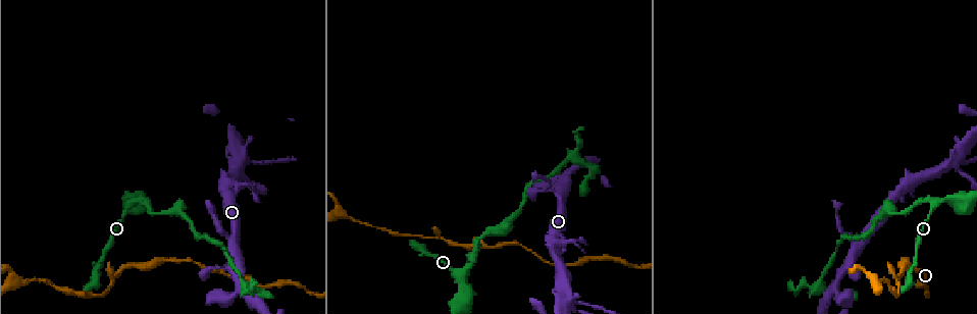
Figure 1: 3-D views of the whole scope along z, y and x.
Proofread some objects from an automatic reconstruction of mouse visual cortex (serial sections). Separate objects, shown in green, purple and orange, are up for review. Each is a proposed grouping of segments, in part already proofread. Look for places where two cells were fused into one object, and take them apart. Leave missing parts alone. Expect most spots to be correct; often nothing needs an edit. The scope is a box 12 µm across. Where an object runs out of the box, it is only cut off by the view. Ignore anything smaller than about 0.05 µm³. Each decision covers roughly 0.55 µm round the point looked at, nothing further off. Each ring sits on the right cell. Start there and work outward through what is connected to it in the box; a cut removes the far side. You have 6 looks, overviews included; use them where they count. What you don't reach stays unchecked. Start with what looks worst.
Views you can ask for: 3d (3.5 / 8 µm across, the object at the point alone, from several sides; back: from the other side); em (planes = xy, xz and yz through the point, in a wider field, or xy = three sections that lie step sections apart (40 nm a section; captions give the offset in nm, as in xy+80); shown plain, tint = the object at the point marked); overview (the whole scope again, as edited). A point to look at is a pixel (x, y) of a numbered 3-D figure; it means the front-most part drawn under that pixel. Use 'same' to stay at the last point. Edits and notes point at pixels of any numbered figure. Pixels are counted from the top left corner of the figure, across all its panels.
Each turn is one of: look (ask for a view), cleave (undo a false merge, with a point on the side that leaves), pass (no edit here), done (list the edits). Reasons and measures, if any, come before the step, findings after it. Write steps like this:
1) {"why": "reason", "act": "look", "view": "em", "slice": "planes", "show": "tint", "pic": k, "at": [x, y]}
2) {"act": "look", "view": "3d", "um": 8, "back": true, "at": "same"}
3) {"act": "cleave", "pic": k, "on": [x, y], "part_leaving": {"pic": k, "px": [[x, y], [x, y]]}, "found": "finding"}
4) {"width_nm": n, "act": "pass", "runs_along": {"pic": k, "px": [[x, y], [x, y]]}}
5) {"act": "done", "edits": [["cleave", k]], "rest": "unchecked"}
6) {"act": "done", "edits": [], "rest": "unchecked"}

{"why": "sharp bend", "act": "look", "view": "3d", "um": 8, "pic": 1, "at": [241, 280]}

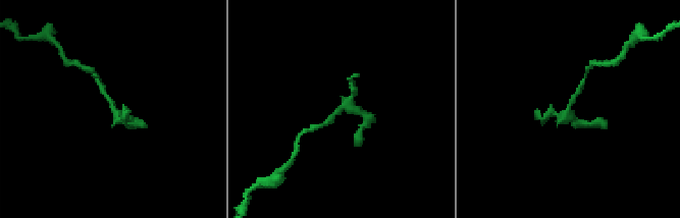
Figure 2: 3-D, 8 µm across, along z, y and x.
{"why": "closer look", "act": "look", "view": "3d", "um": 3.5, "pic": 2, "at": [340, 107]}

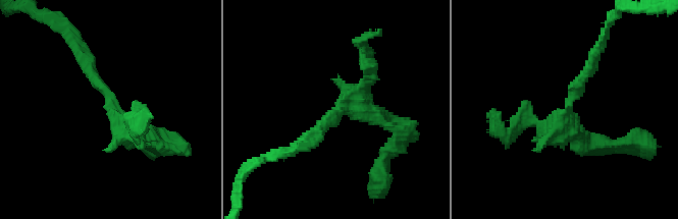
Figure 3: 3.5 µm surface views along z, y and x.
{"act": "look", "view": "em", "slice": "planes", "show": "tint", "pic": 3, "at": [567, 111]}

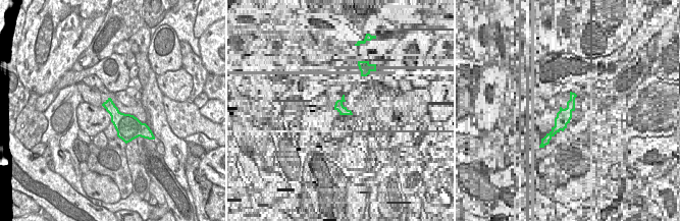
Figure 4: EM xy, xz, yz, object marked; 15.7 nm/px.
{"width_nm": 280, "act": "cleave", "pic": 3, "on": [358, 101], "part_leaving": {"pic": 3, "px": [[338, 110], [367, 110], [398, 140]]}, "found": "a second cell is stuck on"}

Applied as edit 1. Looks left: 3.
{"why": "sudden change in width", "act": "look", "view": "3d", "um": 8, "pic": 1, "at": [428, 237]}

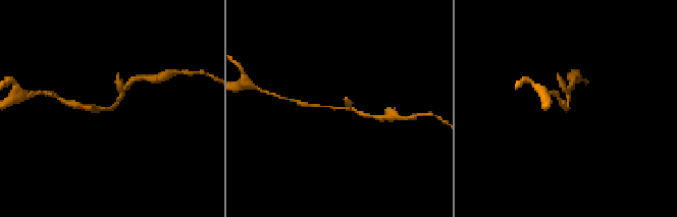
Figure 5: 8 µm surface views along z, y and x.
{"act": "look", "view": "3d", "um": 3.5, "pic": 5, "at": [568, 107]}

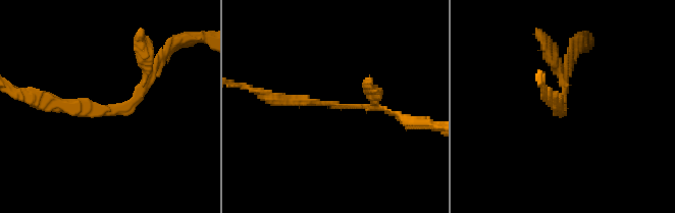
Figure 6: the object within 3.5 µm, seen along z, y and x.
{"act": "pass", "runs_along": {"pic": 6, "px": [[168, 53], [121, 106], [61, 103]]}, "found": "continuous, no second cell"}

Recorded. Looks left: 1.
{"act": "done", "edits": [["cleave", 3]], "rest": "unchecked"}

